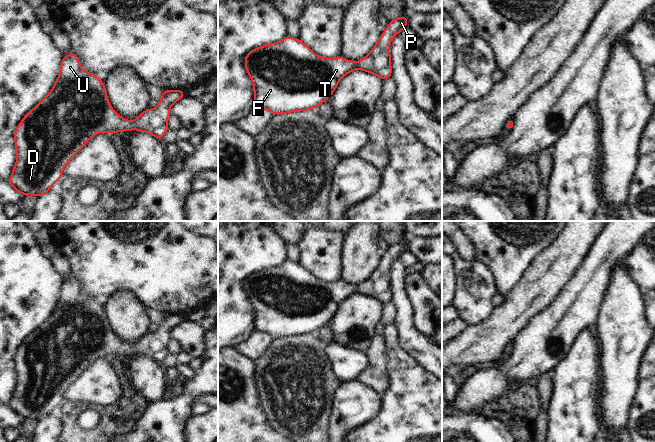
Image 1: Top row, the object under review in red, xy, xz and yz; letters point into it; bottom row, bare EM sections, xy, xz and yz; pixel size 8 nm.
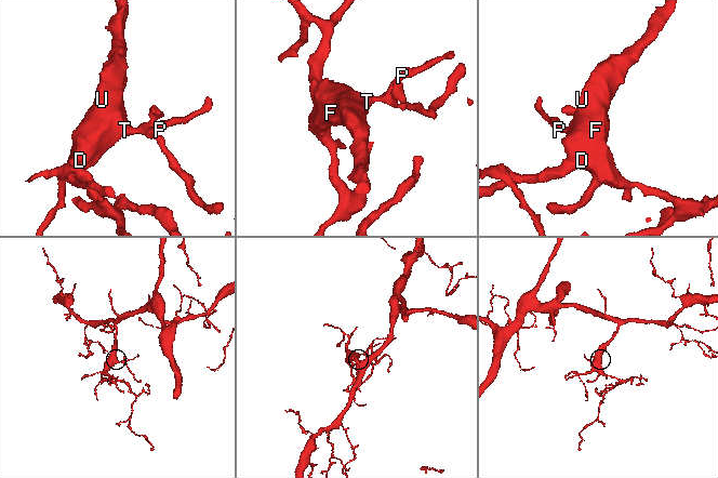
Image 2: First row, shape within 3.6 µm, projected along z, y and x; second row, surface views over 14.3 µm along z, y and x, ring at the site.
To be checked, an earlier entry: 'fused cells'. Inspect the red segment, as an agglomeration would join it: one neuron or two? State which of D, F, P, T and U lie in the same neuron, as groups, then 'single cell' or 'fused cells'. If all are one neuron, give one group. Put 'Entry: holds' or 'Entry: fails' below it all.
groups D F P T U; single cell
Entry: fails

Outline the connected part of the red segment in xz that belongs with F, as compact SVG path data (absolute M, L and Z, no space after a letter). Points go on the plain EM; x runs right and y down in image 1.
M403 240L389 246L372 275L358 286L341 280L330 283L321 281L299 263L289 260L277 267L251 274L244 285L254 310L255 330L271 335L273 339L313 333L331 320L343 300L356 293L375 298L382 304L390 302L390 266L407 248L408 242Z

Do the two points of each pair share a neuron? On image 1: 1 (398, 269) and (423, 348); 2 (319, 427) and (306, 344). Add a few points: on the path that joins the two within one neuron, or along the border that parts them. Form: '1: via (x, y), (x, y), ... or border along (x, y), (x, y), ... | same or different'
1: via (397, 289), (404, 308), (404, 324), (406, 328) | same
2: via (306, 406), (306, 365) | same

